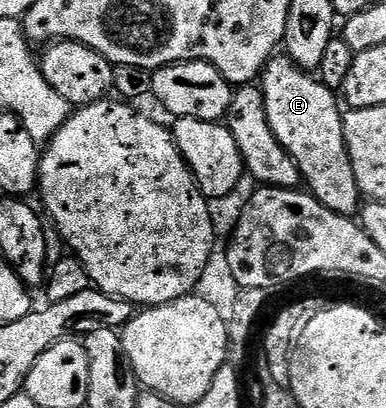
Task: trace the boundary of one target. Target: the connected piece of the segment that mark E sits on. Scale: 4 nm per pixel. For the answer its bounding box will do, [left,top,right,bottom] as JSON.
[261,54,361,217]

